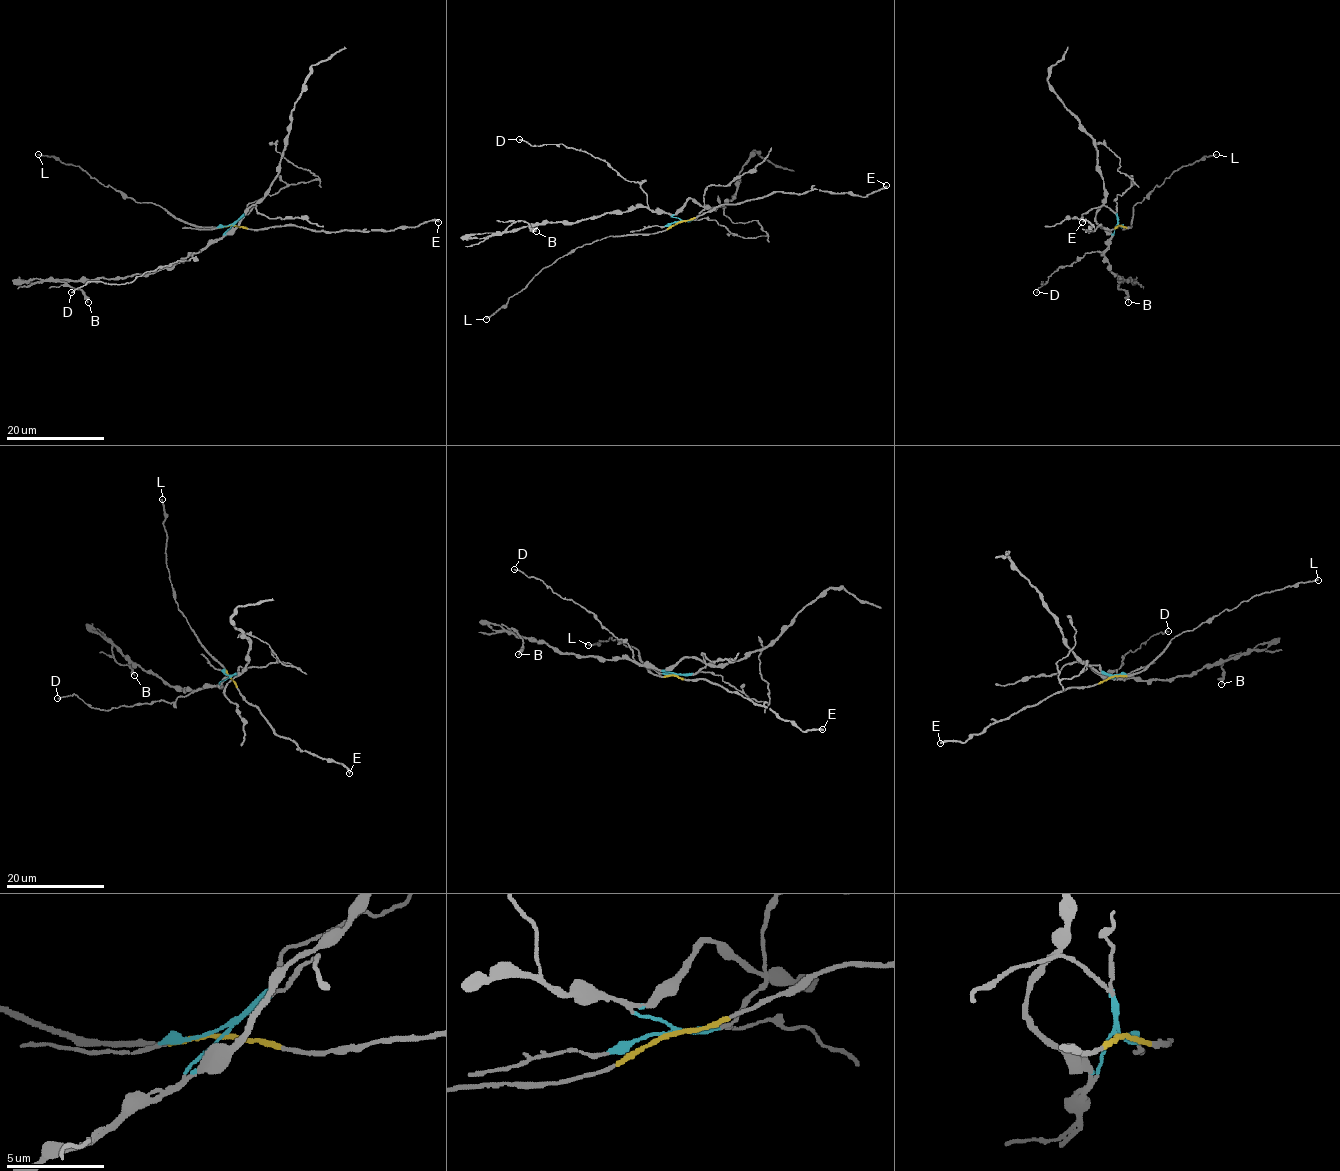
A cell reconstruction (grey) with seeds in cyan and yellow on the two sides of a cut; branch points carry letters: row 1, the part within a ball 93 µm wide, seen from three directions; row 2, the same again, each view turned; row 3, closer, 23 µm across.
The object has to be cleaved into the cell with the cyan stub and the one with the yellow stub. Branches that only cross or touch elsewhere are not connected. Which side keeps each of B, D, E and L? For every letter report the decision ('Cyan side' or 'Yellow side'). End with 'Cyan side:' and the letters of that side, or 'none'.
B: Cyan side
D: Cyan side
E: Yellow side
L: Yellow side
Cyan side: B, D

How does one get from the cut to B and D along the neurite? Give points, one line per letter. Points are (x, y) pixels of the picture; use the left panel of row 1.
B: (231, 224), (224, 234), (198, 252), (153, 273), (58, 281), (82, 291), (87, 302)
D: (231, 224), (222, 237), (193, 253), (190, 259), (146, 271), (129, 282), (88, 281), (71, 292)

